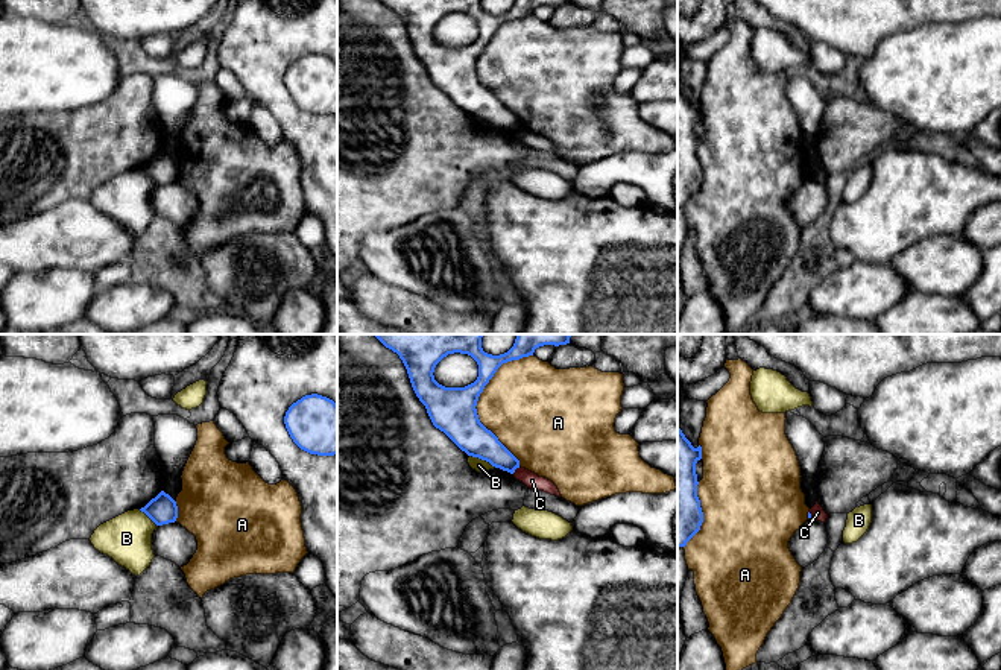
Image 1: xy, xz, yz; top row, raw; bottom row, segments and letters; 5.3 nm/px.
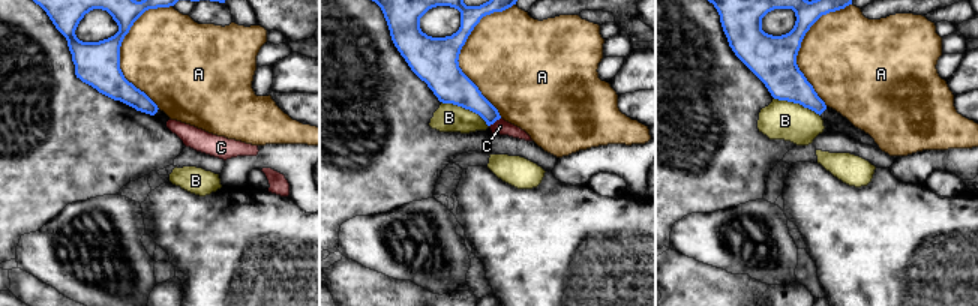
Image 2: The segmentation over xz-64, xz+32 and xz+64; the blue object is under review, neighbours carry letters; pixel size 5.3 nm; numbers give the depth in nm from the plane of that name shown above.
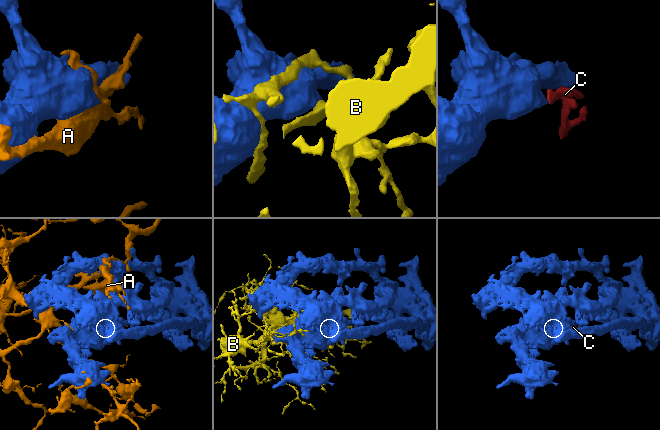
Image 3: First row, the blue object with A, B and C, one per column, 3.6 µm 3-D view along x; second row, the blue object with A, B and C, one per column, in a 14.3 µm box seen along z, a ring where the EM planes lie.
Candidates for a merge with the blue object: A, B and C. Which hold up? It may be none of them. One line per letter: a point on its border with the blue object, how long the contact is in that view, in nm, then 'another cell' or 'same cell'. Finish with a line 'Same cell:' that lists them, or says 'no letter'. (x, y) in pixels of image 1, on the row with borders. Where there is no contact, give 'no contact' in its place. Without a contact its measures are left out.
A: xz (477, 400) | 600 nm | another cell
B: xz (483, 459) | 160 nm | another cell
C: xz (515, 468) | 60 nm | another cell
Same cell: no letter

